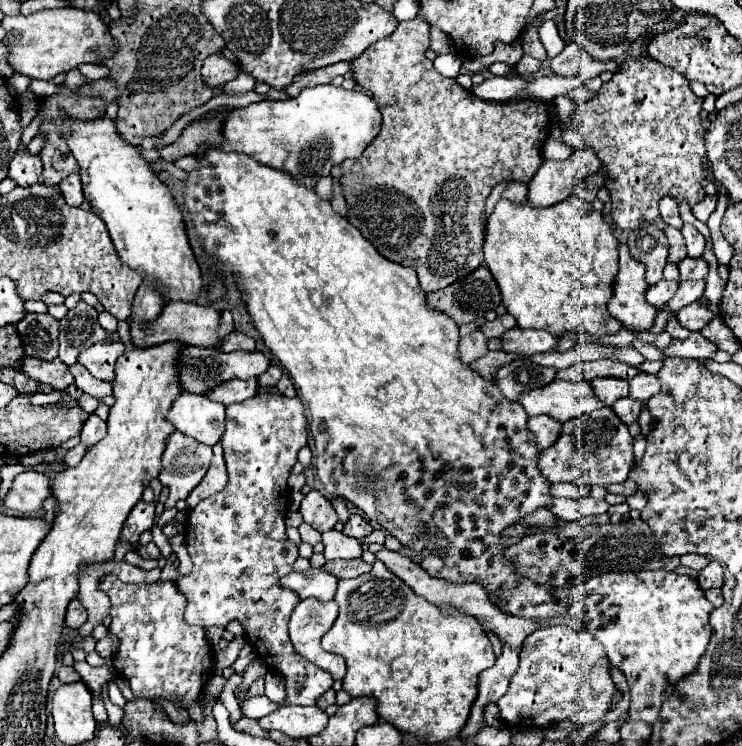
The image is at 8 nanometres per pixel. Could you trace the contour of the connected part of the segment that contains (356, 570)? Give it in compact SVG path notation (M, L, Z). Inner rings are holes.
M353 558L353 560L331 560L325 562L323 570L337 578L357 578L365 572L371 570L371 564L367 564L363 558Z

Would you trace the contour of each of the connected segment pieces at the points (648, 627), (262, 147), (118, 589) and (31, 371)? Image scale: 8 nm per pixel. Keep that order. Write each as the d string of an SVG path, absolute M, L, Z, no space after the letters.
M657 570L611 574L611 588L601 588L601 614L589 614L587 598L583 608L585 618L579 620L605 646L607 658L629 682L631 720L653 724L659 716L661 696L671 690L671 684L697 668L709 644L709 612L713 606L691 576Z
M333 84L303 88L297 98L283 102L263 100L247 108L233 108L225 120L223 150L251 156L259 164L285 170L305 186L315 186L333 164L359 158L381 130L381 112L373 96L363 90L345 90Z
M113 574L101 582L101 590L111 600L113 622L109 630L119 638L119 650L113 656L113 666L129 680L135 698L169 698L169 692L177 692L177 696L185 700L189 718L193 722L203 722L203 710L197 704L197 696L209 680L213 650L205 638L205 628L185 624L181 616L185 596L181 596L177 586L169 580L127 584Z
M25 358L21 364L21 370L39 382L51 384L55 390L67 390L73 384L73 374L69 372L69 366L63 364L59 358L53 358L51 362L41 358Z

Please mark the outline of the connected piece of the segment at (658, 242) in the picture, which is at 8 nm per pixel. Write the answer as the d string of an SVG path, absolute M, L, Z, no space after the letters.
M655 224L637 228L629 232L629 252L635 260L647 266L647 284L655 284L663 278L663 268L667 264L667 236Z

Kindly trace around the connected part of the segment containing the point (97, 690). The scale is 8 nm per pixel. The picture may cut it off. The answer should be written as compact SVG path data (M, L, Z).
M75 662L73 668L81 674L81 680L91 688L93 694L103 696L103 684L113 678L113 668L109 666L89 666L87 662Z

